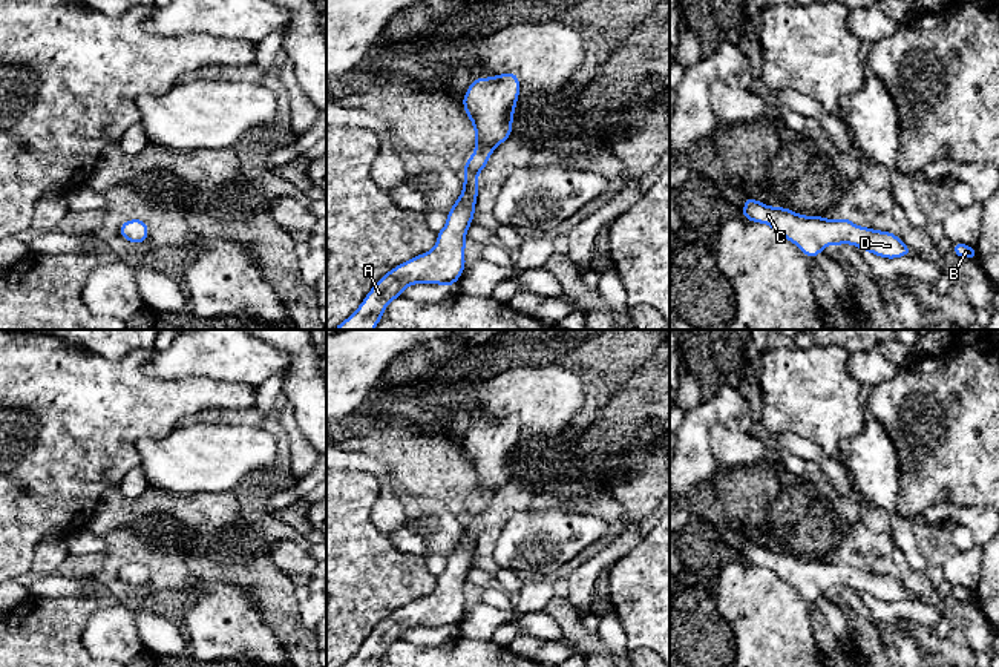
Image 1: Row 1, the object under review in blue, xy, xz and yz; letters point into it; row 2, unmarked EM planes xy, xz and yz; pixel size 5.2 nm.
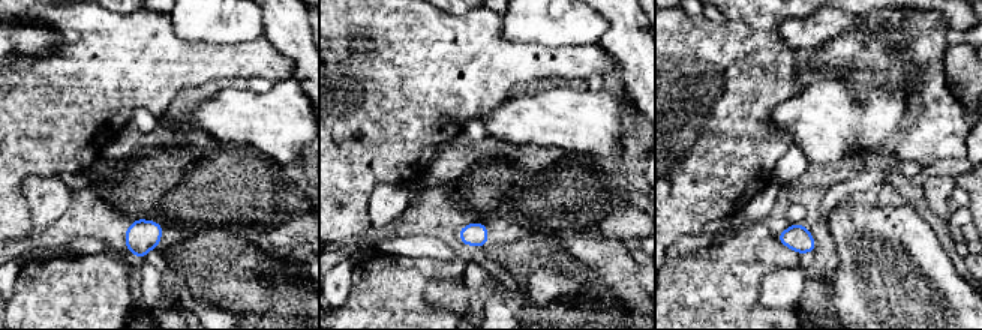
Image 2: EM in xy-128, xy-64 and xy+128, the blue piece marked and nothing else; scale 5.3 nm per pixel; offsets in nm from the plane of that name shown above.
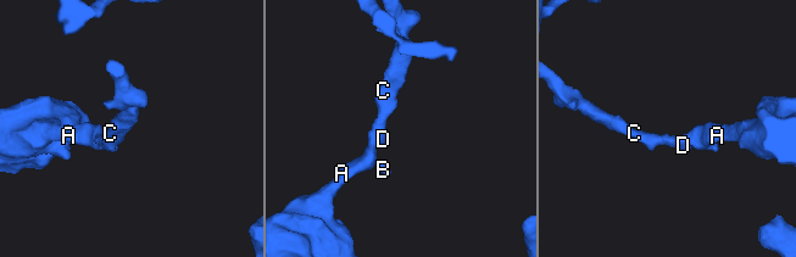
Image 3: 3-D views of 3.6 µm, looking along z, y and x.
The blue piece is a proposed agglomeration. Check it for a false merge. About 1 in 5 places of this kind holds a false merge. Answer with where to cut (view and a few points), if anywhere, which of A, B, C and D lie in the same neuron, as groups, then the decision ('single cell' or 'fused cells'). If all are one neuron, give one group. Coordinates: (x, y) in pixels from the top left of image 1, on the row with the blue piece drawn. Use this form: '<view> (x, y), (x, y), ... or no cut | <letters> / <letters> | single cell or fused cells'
no cut | A B C D | single cell

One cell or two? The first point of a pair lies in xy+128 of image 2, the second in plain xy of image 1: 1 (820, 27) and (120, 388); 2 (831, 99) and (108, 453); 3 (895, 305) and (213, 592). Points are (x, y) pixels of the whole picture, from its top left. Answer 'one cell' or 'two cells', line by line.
1: two cells
2: two cells
3: one cell

